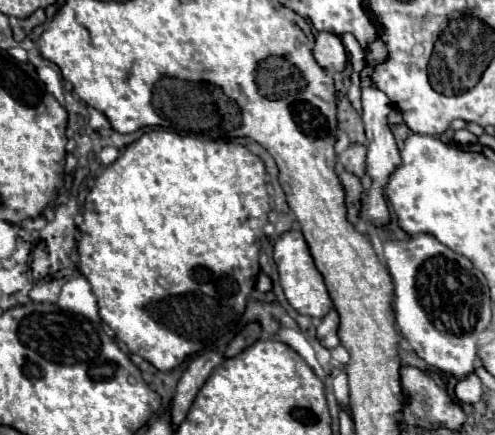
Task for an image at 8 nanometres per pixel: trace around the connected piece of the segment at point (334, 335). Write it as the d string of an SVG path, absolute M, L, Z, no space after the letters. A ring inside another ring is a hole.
M334 308L320 320L320 324L316 328L316 336L322 342L322 346L326 346L326 348L334 348L340 344L340 340L338 340L338 312Z

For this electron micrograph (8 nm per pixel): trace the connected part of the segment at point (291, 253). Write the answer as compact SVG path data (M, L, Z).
M288 230L276 240L274 262L278 266L278 276L280 276L282 290L284 290L286 298L288 298L288 302L294 310L298 310L300 314L312 316L312 318L322 318L332 308L332 300L328 296L324 278L318 272L318 268L314 266L314 260L308 252L308 244L306 244L300 230Z

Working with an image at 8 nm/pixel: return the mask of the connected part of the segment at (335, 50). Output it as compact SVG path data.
M318 32L312 52L314 52L316 62L332 74L342 72L346 66L346 60L348 60L342 40L330 32Z

